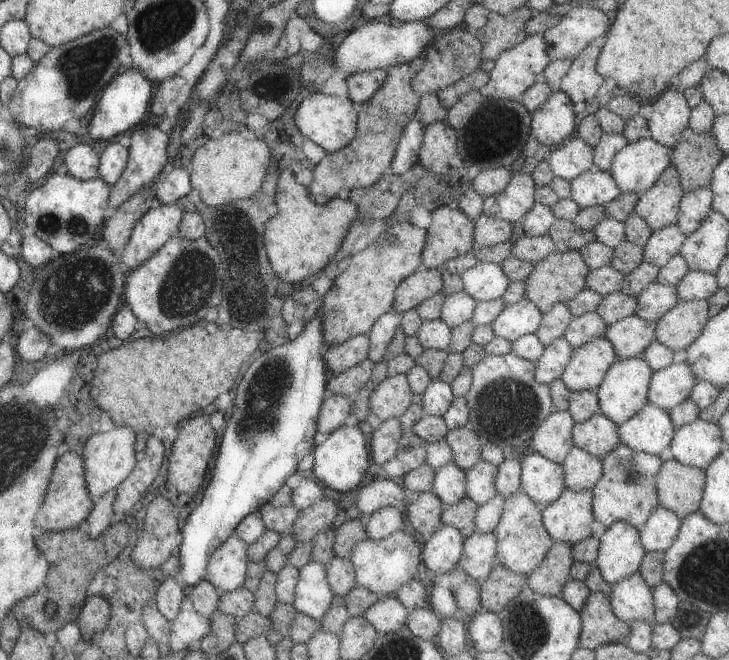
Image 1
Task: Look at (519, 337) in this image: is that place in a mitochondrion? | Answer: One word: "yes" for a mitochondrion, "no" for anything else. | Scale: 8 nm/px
no

